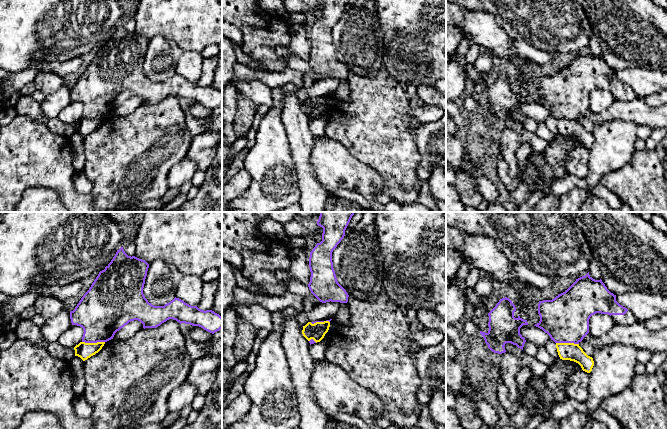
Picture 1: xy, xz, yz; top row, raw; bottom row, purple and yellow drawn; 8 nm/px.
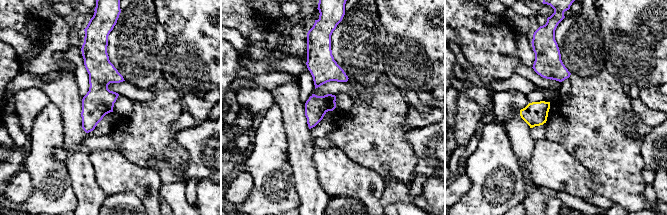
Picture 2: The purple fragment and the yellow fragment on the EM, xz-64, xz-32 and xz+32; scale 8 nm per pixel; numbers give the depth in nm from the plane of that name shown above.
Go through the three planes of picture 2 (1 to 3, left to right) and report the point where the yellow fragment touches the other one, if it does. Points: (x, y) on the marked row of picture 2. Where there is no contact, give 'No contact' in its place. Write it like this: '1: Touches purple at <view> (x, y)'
1: No contact
2: No contact
3: No contact

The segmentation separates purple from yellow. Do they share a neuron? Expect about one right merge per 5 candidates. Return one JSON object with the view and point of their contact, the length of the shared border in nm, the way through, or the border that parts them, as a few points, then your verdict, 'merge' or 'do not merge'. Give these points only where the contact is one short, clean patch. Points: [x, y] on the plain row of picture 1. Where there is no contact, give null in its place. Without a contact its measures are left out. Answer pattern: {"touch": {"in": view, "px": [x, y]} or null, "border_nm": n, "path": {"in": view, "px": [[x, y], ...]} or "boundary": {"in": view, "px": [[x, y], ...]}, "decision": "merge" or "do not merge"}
{"touch": {"in": "xy", "px": [93, 118]}, "border_nm": 180, "boundary": {"in": "xy", "px": [[82, 117], [104, 118]]}, "decision": "do not merge"}

